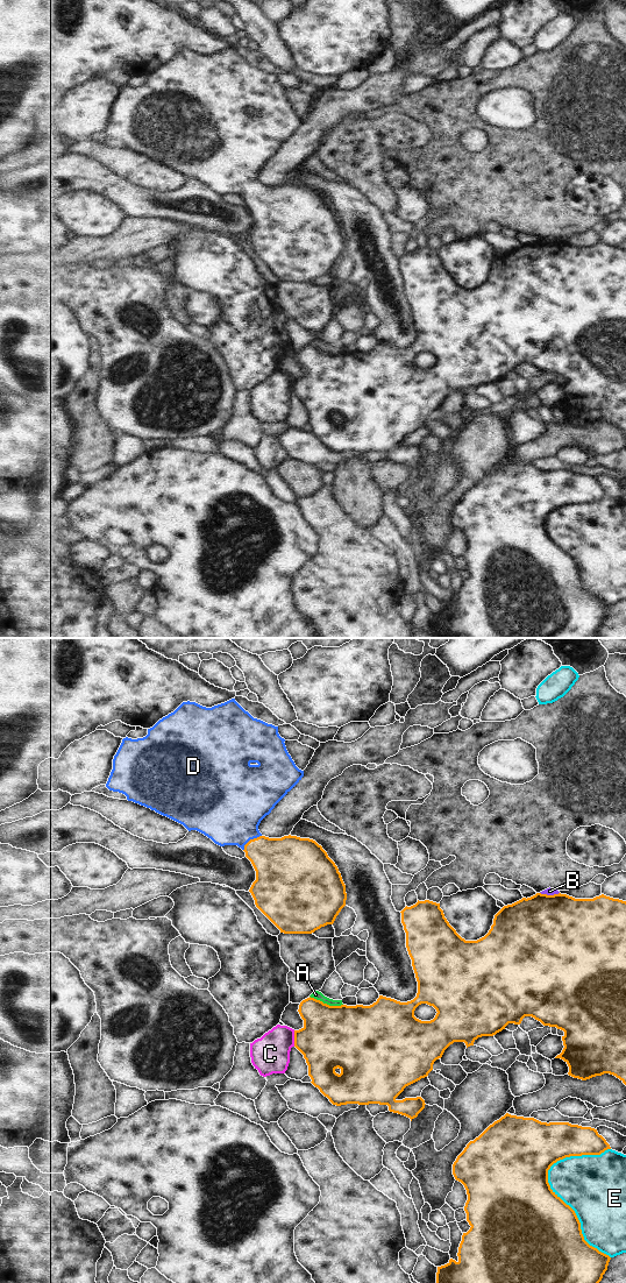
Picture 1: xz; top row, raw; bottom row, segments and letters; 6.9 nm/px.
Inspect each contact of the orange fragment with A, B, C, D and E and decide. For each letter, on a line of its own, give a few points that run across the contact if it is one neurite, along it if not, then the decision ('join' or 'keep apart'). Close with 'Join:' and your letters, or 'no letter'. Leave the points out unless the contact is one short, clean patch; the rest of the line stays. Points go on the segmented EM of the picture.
A: xz (310, 996), (329, 1005), (342, 1005) | keep apart
B: keep apart
C: keep apart
D: xz (278, 863), (264, 853), (250, 840), (229, 810) | join
E: keep apart
Join: D

